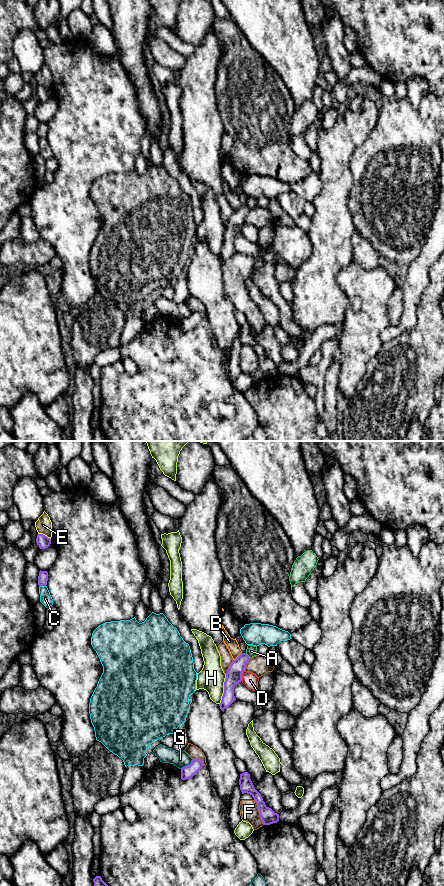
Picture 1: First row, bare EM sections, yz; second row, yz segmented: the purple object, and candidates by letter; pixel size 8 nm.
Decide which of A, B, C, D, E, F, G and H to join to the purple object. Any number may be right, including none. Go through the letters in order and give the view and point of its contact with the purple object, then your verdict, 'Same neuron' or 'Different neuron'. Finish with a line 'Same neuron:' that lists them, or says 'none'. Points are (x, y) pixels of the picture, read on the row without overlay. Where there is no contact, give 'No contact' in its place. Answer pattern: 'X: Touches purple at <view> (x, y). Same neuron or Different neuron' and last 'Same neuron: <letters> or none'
A: Touches purple at yz (247, 207). Different neuron
B: Touches purple at yz (238, 208). Different neuron
C: Touches purple at yz (42, 137). Different neuron
D: Touches purple at yz (241, 227). Different neuron
E: Touches purple at yz (44, 87). Different neuron
F: Touches purple at yz (259, 364). Different neuron
G: Touches purple at yz (188, 317). Different neuron
H: Touches purple at yz (224, 241). Different neuron
Same neuron: none

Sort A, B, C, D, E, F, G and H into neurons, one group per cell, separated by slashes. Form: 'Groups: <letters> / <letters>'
Groups: A / B / C / D / E / F / G / H

